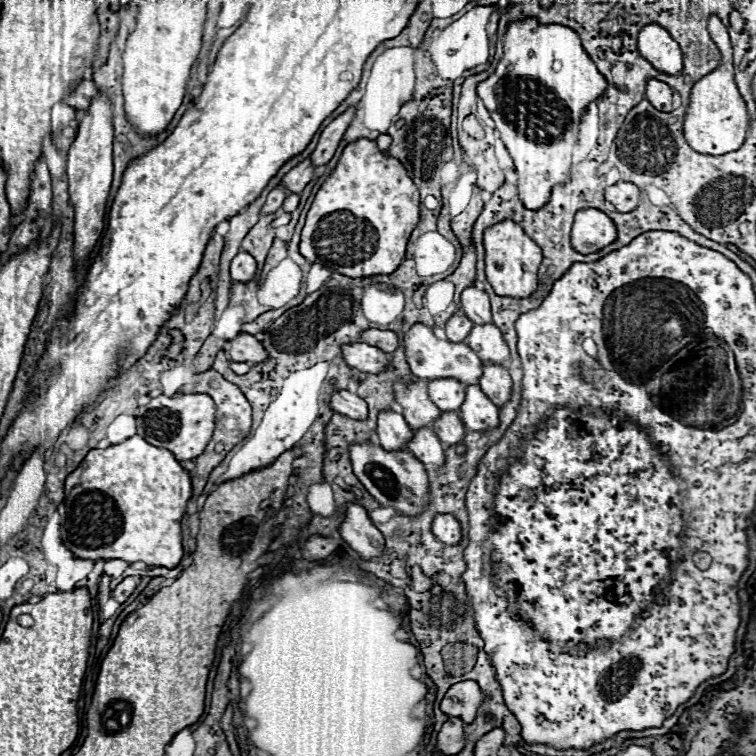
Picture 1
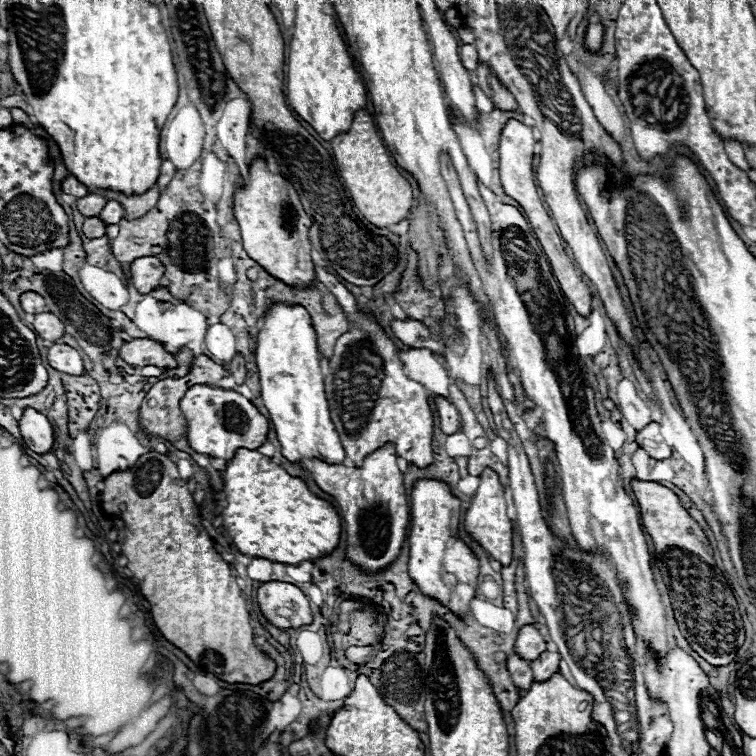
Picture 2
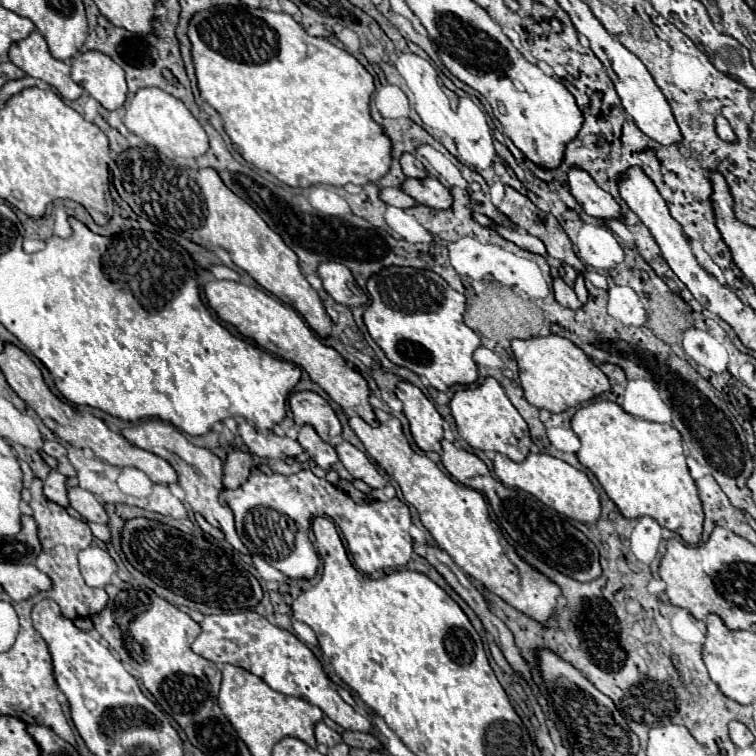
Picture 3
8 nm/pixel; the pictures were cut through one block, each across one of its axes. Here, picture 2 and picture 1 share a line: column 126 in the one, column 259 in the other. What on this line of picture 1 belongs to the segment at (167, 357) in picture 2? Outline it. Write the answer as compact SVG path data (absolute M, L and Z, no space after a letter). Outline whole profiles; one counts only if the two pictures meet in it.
M240 334L234 340L228 340L226 350L228 358L232 362L248 362L248 364L260 364L268 360L268 352L264 346L250 334Z

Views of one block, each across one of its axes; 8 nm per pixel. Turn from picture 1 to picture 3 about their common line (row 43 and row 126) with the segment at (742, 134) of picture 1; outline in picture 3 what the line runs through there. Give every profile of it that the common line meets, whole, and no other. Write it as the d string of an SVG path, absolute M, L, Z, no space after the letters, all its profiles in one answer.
M716 116L716 134L726 142L736 140L736 136L734 136L734 132L732 132L732 128L730 128L730 124L728 124L728 120L724 116Z

